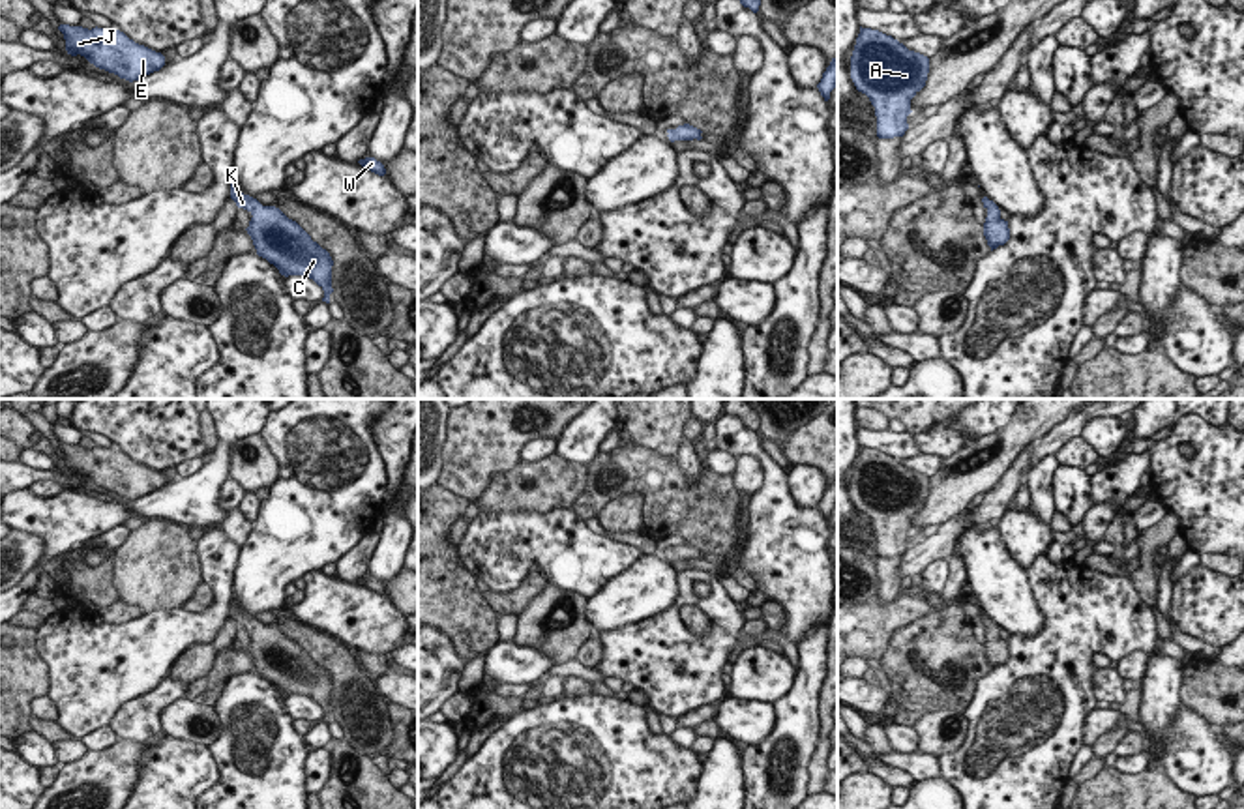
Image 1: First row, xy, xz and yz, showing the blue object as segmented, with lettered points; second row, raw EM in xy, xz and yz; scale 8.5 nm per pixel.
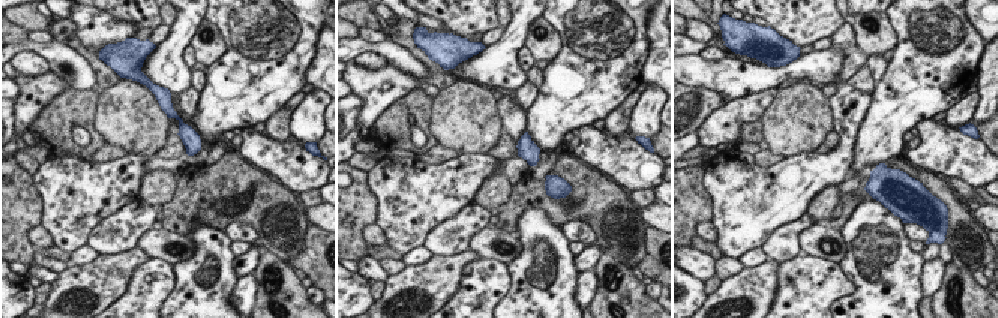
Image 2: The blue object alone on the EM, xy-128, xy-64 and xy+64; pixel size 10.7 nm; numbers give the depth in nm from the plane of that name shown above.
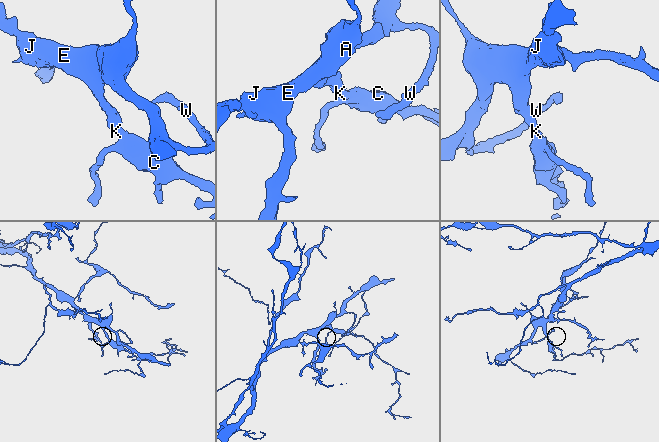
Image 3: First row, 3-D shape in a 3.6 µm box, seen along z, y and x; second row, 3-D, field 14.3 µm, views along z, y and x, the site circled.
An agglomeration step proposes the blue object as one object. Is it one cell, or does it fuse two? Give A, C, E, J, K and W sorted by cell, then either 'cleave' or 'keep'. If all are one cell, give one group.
A C E J K W | keep

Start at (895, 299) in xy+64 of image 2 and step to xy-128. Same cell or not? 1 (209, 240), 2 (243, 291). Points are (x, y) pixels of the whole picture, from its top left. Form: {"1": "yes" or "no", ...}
{"1": "yes", "2": "no"}

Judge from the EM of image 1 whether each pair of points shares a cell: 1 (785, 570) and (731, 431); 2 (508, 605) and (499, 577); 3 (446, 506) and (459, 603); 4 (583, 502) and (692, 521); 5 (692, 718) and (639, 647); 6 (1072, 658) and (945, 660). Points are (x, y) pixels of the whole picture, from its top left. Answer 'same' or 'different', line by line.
1: same
2: different
3: same
4: same
5: different
6: different

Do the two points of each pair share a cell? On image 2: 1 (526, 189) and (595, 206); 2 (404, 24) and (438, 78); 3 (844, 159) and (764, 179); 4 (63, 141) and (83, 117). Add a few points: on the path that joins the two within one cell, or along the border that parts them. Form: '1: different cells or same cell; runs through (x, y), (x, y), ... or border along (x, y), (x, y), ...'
1: same cell; runs through (542, 201), (553, 207), (578, 206)
2: same cell; runs through (404, 38), (429, 65)
3: same cell; runs through (824, 170), (809, 173), (797, 180), (784, 180)
4: same cell; runs through (63, 134), (63, 128), (75, 117)

